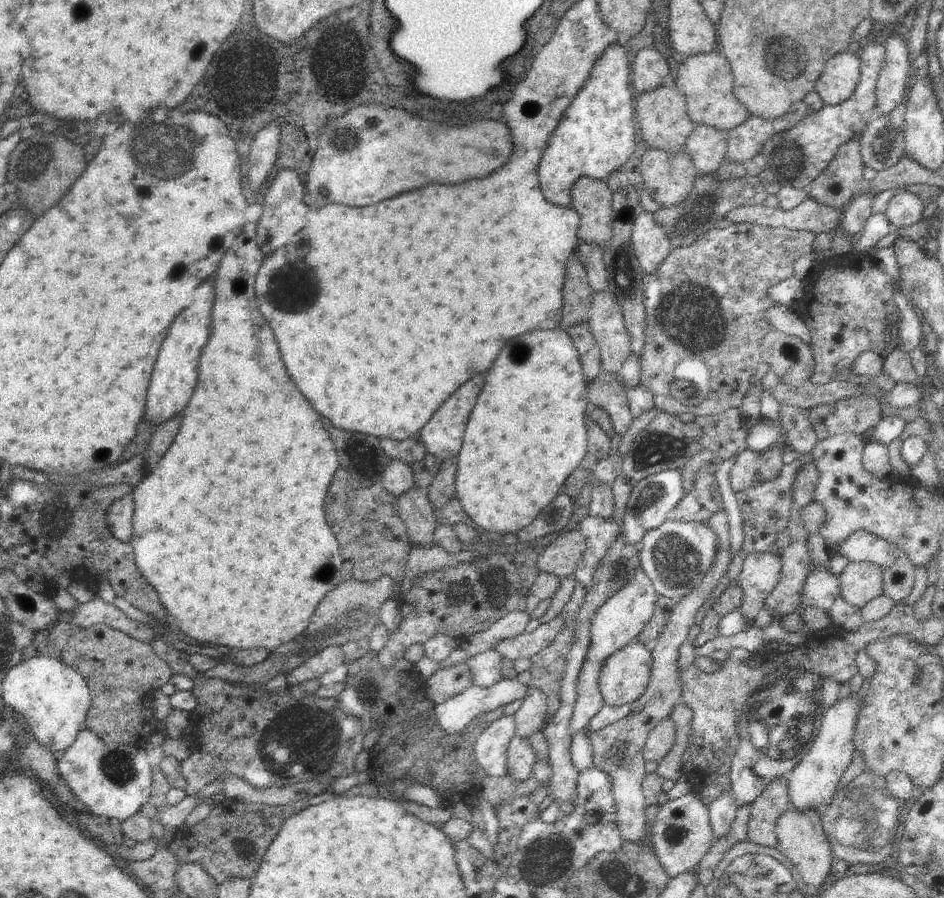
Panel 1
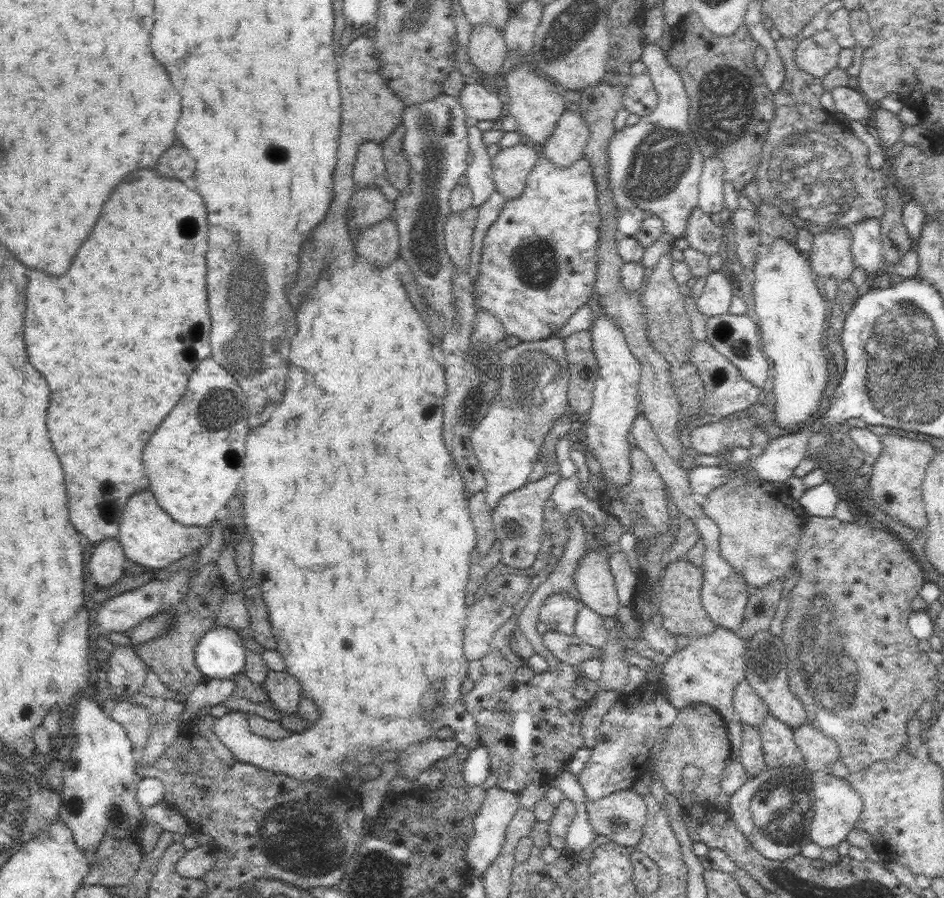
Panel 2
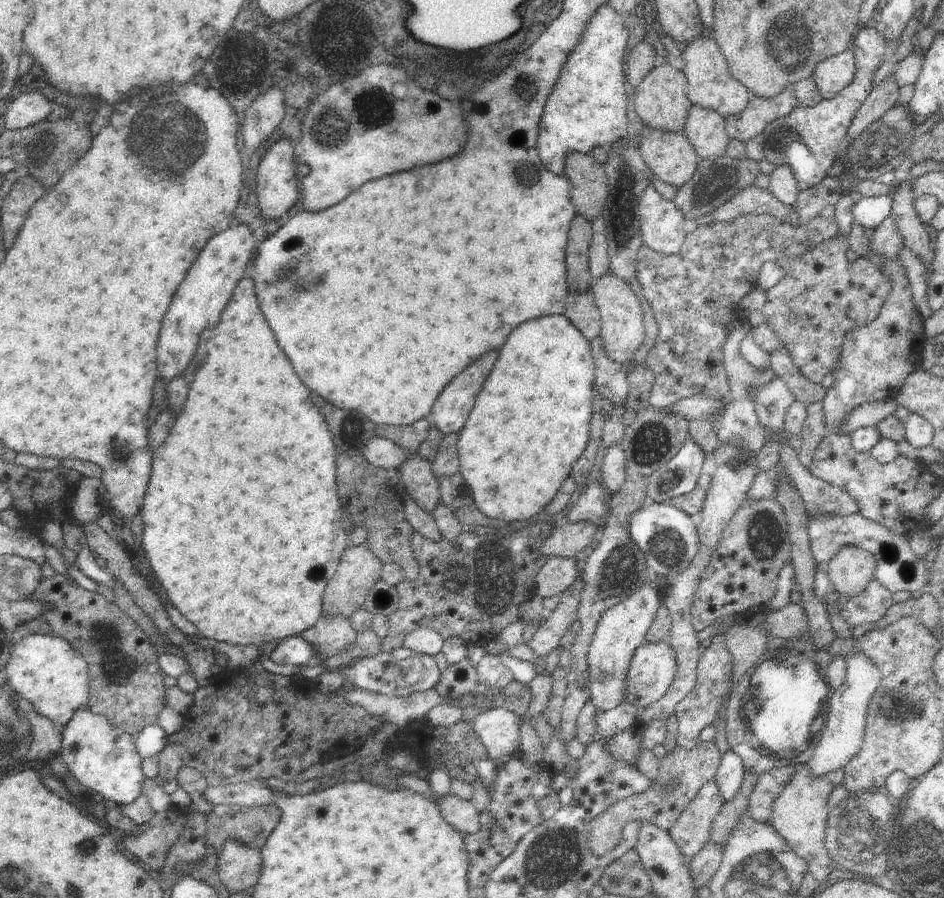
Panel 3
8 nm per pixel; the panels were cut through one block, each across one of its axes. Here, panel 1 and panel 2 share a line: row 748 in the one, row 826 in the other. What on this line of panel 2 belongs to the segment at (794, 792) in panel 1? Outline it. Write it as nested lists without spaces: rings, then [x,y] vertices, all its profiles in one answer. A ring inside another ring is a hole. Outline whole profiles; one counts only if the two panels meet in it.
[[[831,774],[823,776],[819,784],[811,784],[813,790],[813,818],[809,824],[809,840],[817,844],[821,850],[825,848],[837,848],[843,840],[847,840],[847,834],[855,828],[857,818],[863,810],[863,802],[857,790],[851,788],[847,780],[839,780]]]

